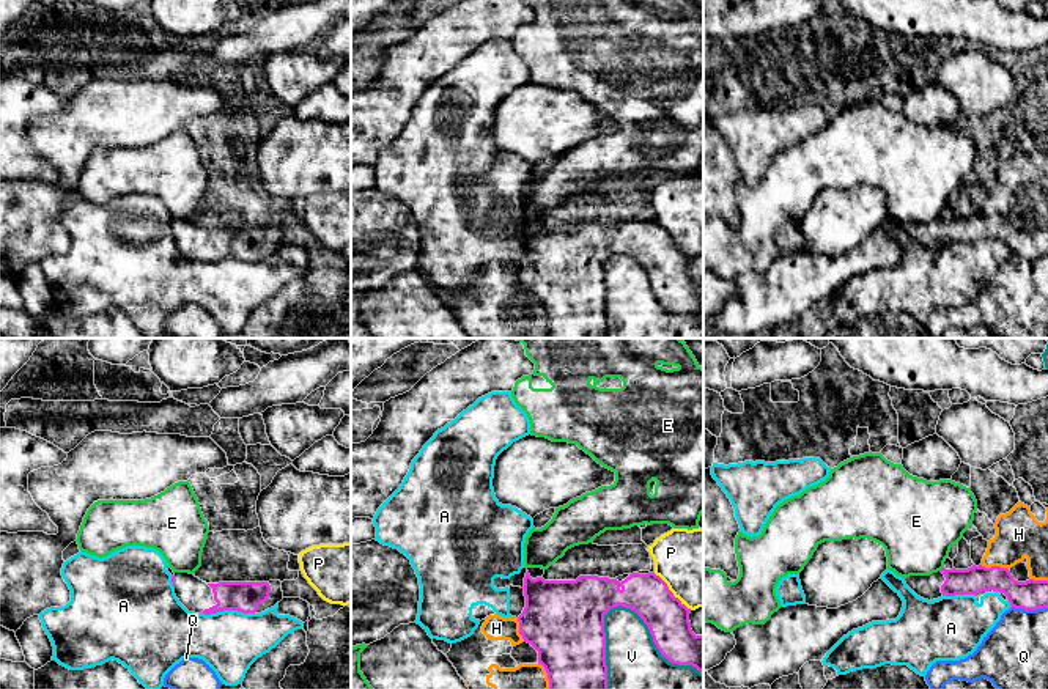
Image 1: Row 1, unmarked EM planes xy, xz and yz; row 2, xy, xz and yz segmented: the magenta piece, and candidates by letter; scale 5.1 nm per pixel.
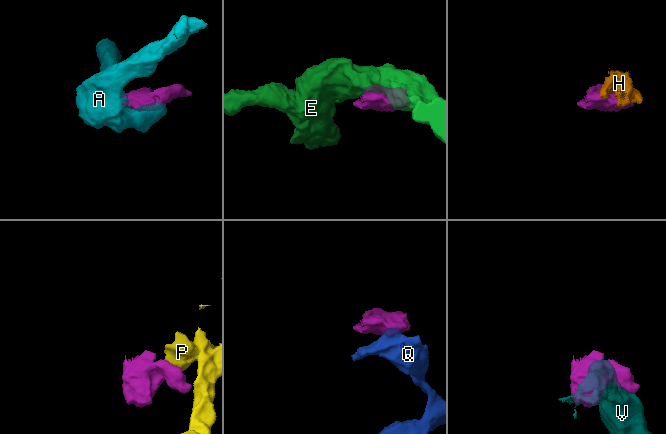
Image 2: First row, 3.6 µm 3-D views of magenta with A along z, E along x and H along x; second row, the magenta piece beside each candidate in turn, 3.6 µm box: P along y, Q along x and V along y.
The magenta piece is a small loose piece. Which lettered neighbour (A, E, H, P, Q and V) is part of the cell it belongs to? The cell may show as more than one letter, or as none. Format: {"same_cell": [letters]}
{"same_cell": []}

